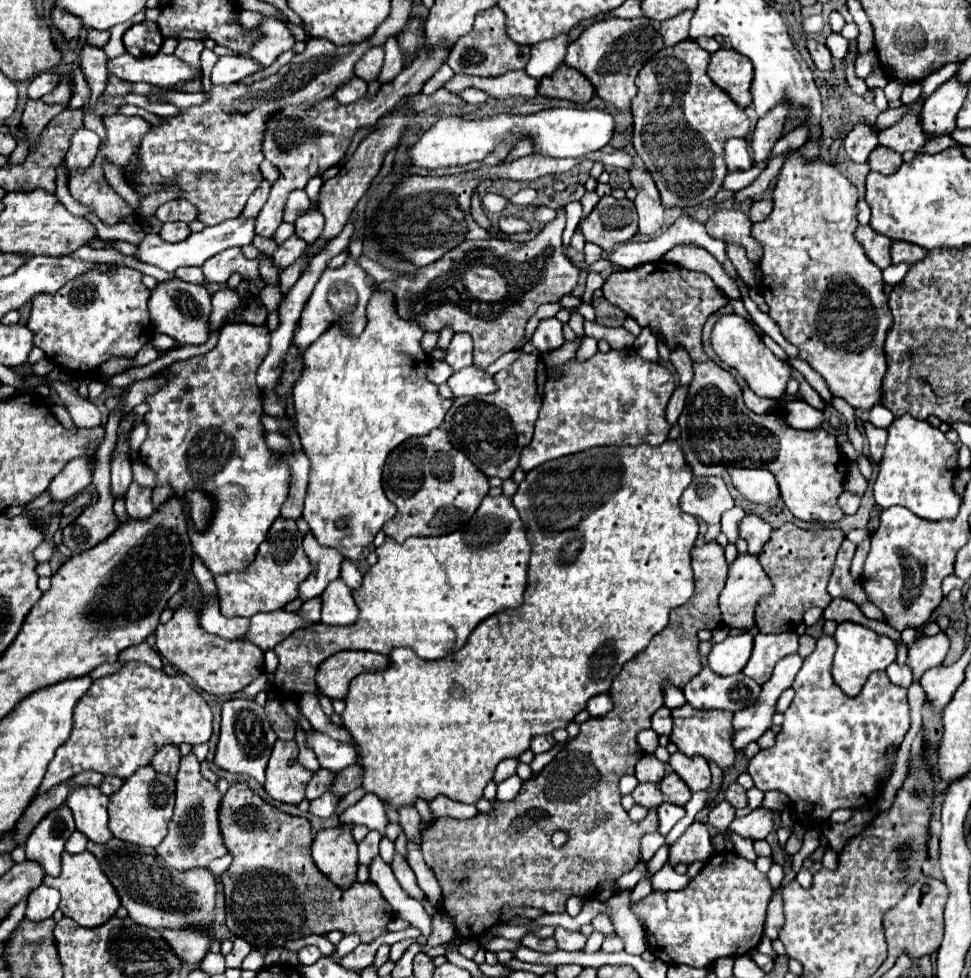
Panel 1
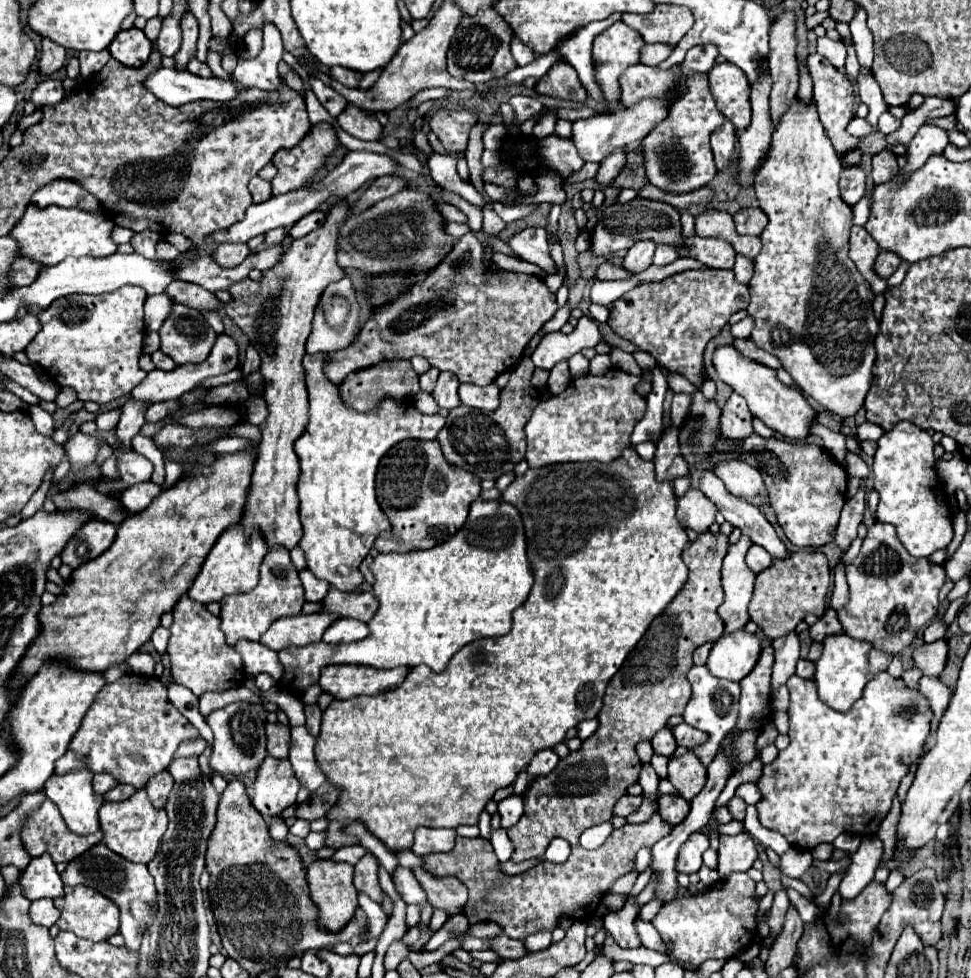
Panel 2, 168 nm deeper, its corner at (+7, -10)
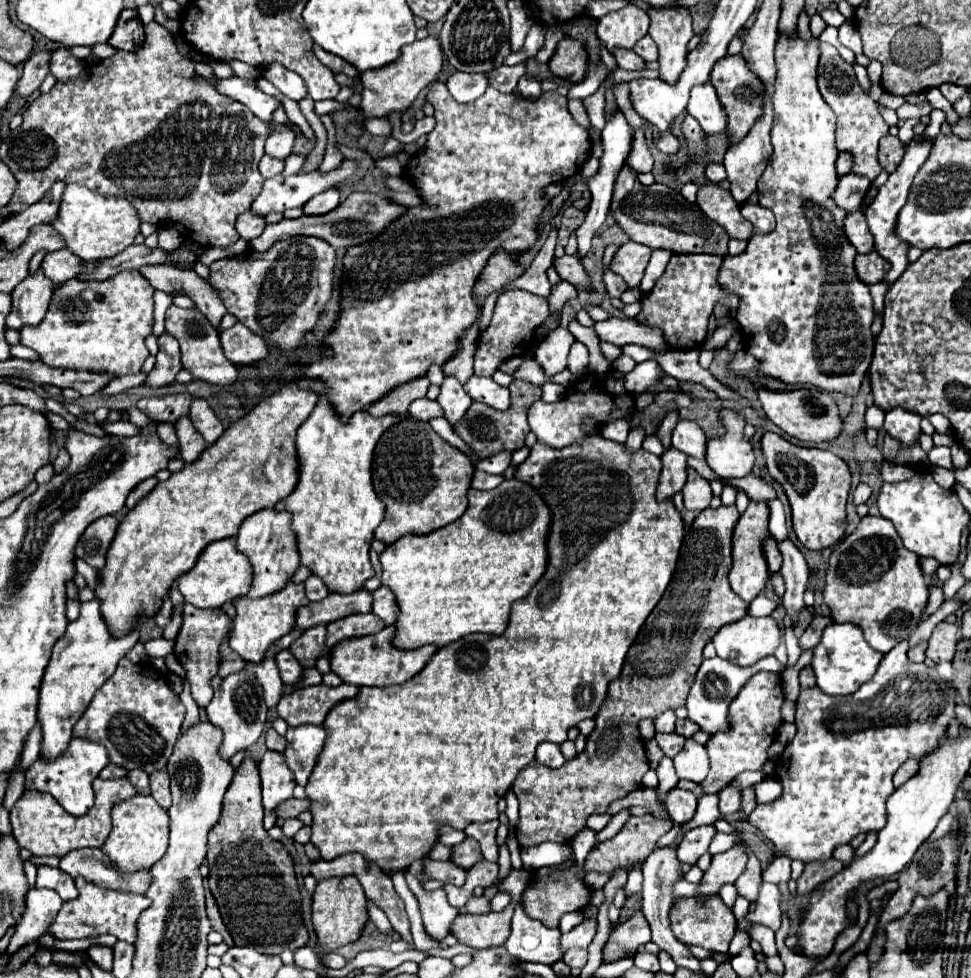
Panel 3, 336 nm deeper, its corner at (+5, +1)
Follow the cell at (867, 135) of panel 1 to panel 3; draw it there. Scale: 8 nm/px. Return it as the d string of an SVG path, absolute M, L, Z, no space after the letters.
M849 172L839 178L839 186L835 190L835 202L847 212L855 212L861 208L869 192L869 186L871 186L869 178Z

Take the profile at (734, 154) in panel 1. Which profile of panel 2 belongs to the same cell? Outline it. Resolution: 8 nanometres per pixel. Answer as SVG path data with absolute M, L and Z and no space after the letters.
M725 119L723 125L711 133L711 149L713 149L719 171L723 171L727 167L727 163L733 155L733 149L735 149L735 141L737 141L735 125L729 119Z

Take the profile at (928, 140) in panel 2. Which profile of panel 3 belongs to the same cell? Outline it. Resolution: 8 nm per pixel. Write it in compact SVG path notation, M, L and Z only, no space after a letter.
M917 136L907 148L905 148L905 156L901 160L901 164L897 166L897 170L887 178L887 182L879 188L877 196L873 198L873 202L869 204L869 208L865 210L865 216L867 216L867 224L869 224L869 230L871 234L875 236L875 250L891 262L891 270L887 272L885 276L885 282L891 284L899 278L899 272L905 272L907 268L907 248L909 244L899 240L895 236L895 218L899 214L899 210L903 208L903 204L907 202L907 194L909 194L909 186L913 182L913 176L917 174L917 170L923 166L923 162L929 158L929 152L933 148L933 140L931 138L923 138L923 136Z

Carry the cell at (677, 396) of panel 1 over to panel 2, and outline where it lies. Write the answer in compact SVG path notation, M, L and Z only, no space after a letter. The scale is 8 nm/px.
M667 427L663 431L663 437L657 445L657 453L655 453L653 463L655 463L655 469L657 469L659 481L673 481L677 477L689 475L689 465L687 465L685 459L681 459L675 427Z

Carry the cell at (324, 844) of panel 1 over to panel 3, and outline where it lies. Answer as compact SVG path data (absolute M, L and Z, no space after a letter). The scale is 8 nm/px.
M355 876L327 878L317 882L317 888L313 892L313 926L319 938L321 954L345 946L349 942L355 942L365 922L367 922L367 898Z

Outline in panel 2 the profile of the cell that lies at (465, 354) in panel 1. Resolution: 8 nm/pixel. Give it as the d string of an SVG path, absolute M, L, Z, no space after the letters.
M441 371L439 379L437 379L437 385L433 389L433 399L437 401L439 407L451 411L455 407L461 405L459 397L457 397L457 389L459 389L459 381L457 381L457 375L449 373L449 371Z

